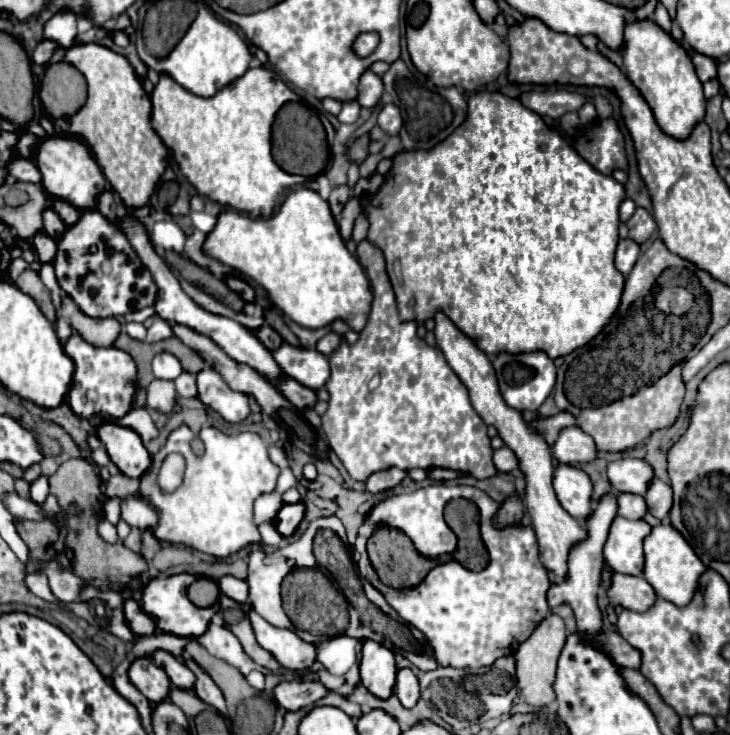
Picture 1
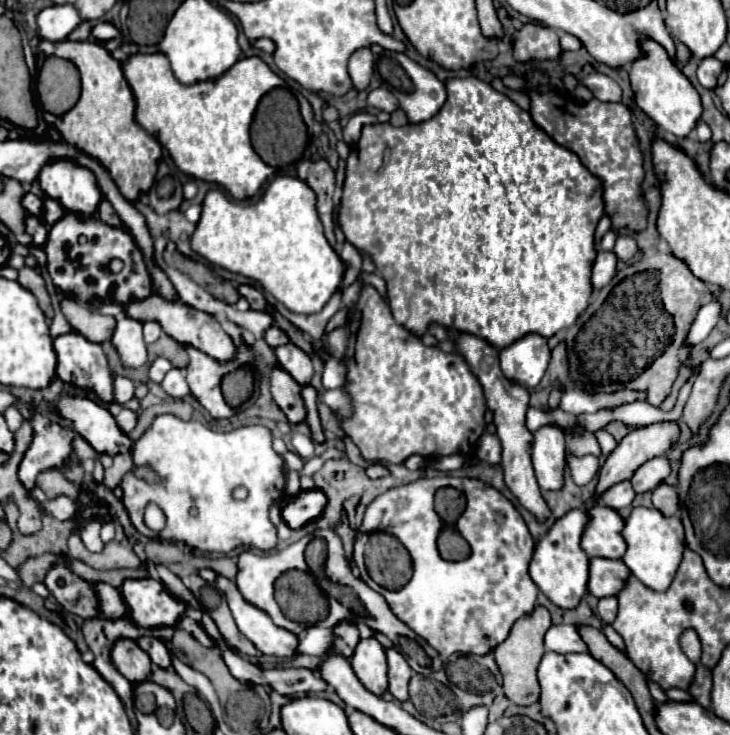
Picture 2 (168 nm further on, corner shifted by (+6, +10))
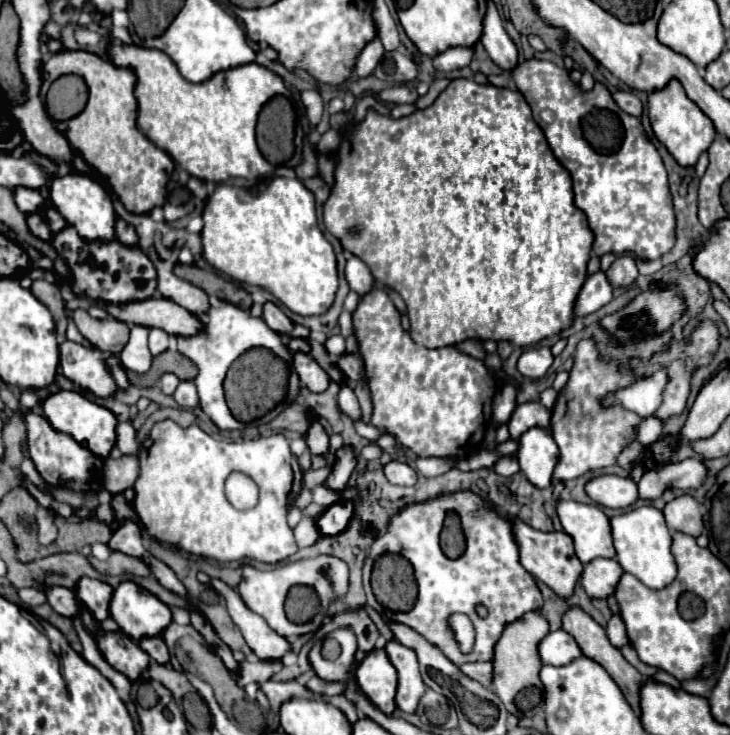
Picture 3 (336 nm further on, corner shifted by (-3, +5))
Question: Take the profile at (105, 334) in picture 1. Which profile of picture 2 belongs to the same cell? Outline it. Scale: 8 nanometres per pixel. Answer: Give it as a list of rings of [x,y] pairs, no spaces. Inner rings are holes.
[[[64,298],[60,302],[62,306],[62,314],[66,316],[66,320],[70,322],[70,326],[80,332],[84,338],[88,338],[90,342],[104,342],[112,336],[116,320],[112,316],[104,316],[96,310],[90,310],[88,306],[72,300],[72,298]]]

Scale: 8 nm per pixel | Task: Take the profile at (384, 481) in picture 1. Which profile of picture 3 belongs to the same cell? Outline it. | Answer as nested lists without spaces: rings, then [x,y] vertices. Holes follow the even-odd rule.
[[[393,459],[385,465],[385,475],[393,485],[415,485],[417,483],[417,471],[407,463]]]

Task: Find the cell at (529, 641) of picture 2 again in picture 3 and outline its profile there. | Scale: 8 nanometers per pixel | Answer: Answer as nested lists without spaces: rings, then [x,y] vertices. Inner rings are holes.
[[[531,611],[531,613],[525,613],[521,619],[507,623],[499,641],[495,643],[495,653],[493,653],[493,661],[491,661],[493,663],[491,685],[493,685],[493,691],[501,697],[507,711],[513,715],[519,715],[519,709],[515,707],[513,699],[521,689],[525,689],[525,687],[539,687],[541,689],[543,687],[539,681],[541,659],[537,653],[537,645],[547,633],[549,633],[547,621],[537,611]]]

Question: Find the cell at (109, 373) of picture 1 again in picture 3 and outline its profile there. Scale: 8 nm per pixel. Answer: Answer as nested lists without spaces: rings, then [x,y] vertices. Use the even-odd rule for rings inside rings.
[[[63,341],[59,345],[61,353],[61,375],[77,383],[81,389],[91,391],[93,395],[105,399],[117,391],[117,385],[107,371],[107,365],[103,359],[95,355],[91,347],[83,347],[73,341]]]

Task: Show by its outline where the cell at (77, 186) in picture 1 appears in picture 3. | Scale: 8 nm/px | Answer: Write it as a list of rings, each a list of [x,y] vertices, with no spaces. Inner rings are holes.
[[[69,173],[51,181],[51,201],[71,227],[87,241],[113,241],[115,239],[115,211],[105,189],[87,175]]]

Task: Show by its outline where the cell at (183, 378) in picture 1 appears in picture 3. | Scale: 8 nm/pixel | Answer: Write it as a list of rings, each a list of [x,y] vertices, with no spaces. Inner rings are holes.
[[[181,381],[177,391],[173,393],[173,399],[179,403],[183,409],[195,409],[199,405],[199,395],[195,391],[193,381]]]

